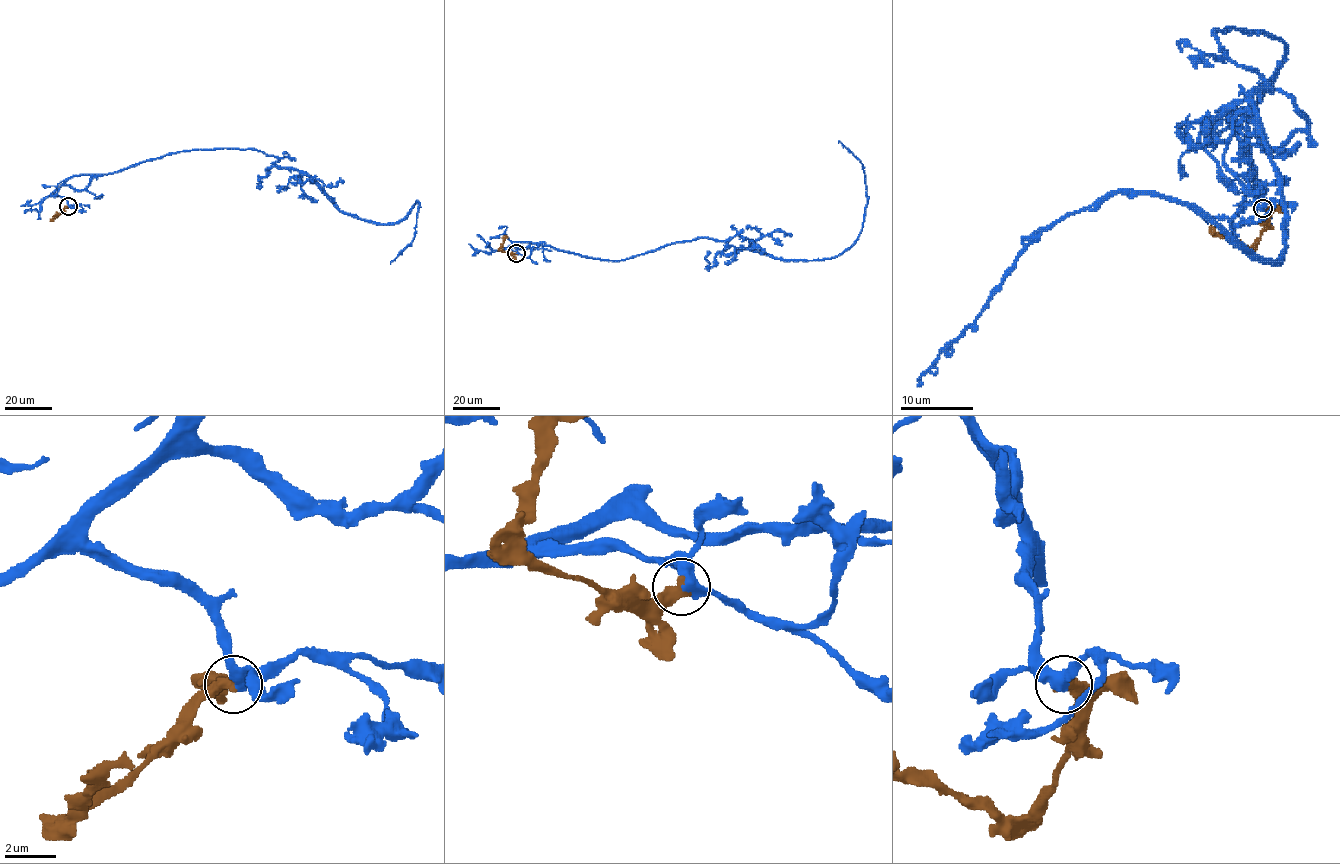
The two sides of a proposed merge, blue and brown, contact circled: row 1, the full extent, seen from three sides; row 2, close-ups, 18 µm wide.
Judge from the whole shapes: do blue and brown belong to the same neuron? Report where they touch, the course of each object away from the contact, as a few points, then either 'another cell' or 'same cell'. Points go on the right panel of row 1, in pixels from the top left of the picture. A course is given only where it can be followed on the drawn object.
(1263, 208) | blue via (1264, 209), (1229, 114), (1286, 46), (1220, 30), (1266, 81), (1277, 262), (1114, 192), (1052, 221), (917, 386) | brown via (1262, 209), (1266, 212), (1266, 227), (1251, 247), (1220, 236), (1211, 223) | same cell

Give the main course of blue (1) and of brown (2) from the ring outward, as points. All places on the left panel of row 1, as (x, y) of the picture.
1: (68, 207), (54, 192), (72, 176), (259, 150), (361, 218), (399, 223), (418, 201), (390, 264)
2: (68, 207), (54, 219), (57, 211)

